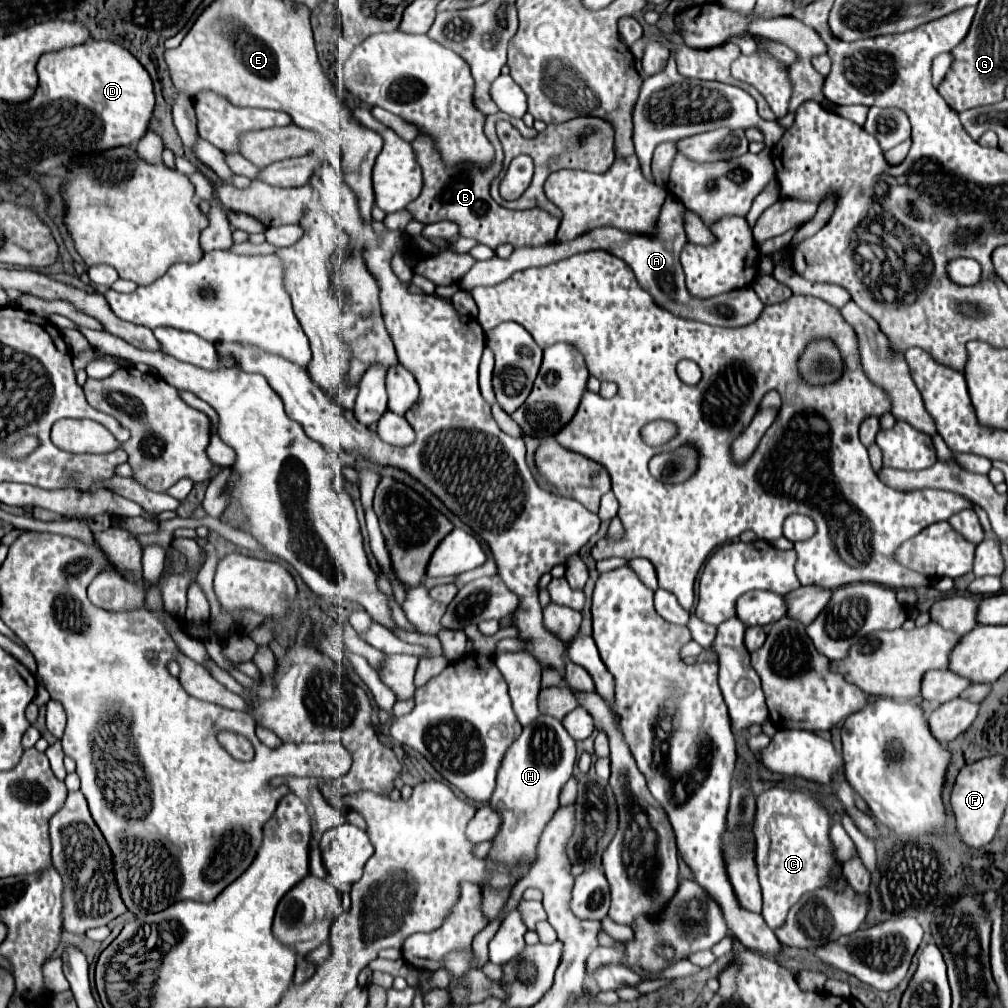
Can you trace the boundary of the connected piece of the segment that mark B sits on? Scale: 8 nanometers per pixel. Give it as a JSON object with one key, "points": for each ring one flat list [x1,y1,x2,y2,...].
{"points":[[502,111,486,117,484,133,486,133,488,141,492,143,492,147,496,149,496,155,490,161,490,165,484,167,484,169,480,169,480,171,478,171,476,165,470,165,470,163,446,165,446,161,442,159,440,151,436,149,436,139,432,139,430,135,418,135,412,141,412,145,414,145,418,163,420,163,422,173,424,173,424,189,422,189,420,197,416,201,412,201,410,207,406,207,406,209,410,211,410,215,416,221,420,221,424,225,448,219,448,221,452,221,452,223,458,225,458,235,460,237,470,237,476,243,484,243,484,245,488,245,492,249,496,249,500,243,510,243,512,247,552,243,556,239,556,231,560,227,560,219,558,217,554,217,548,211,538,209,538,207,536,209,528,209,528,211,510,211,510,209,504,209,488,193,488,179,492,179,492,173,496,173,500,169,500,165,502,165,500,161,504,159,500,141,498,141,496,131,494,131,494,123,498,119,506,119,510,123,524,125,522,119,510,117,510,115,502,113]]}

